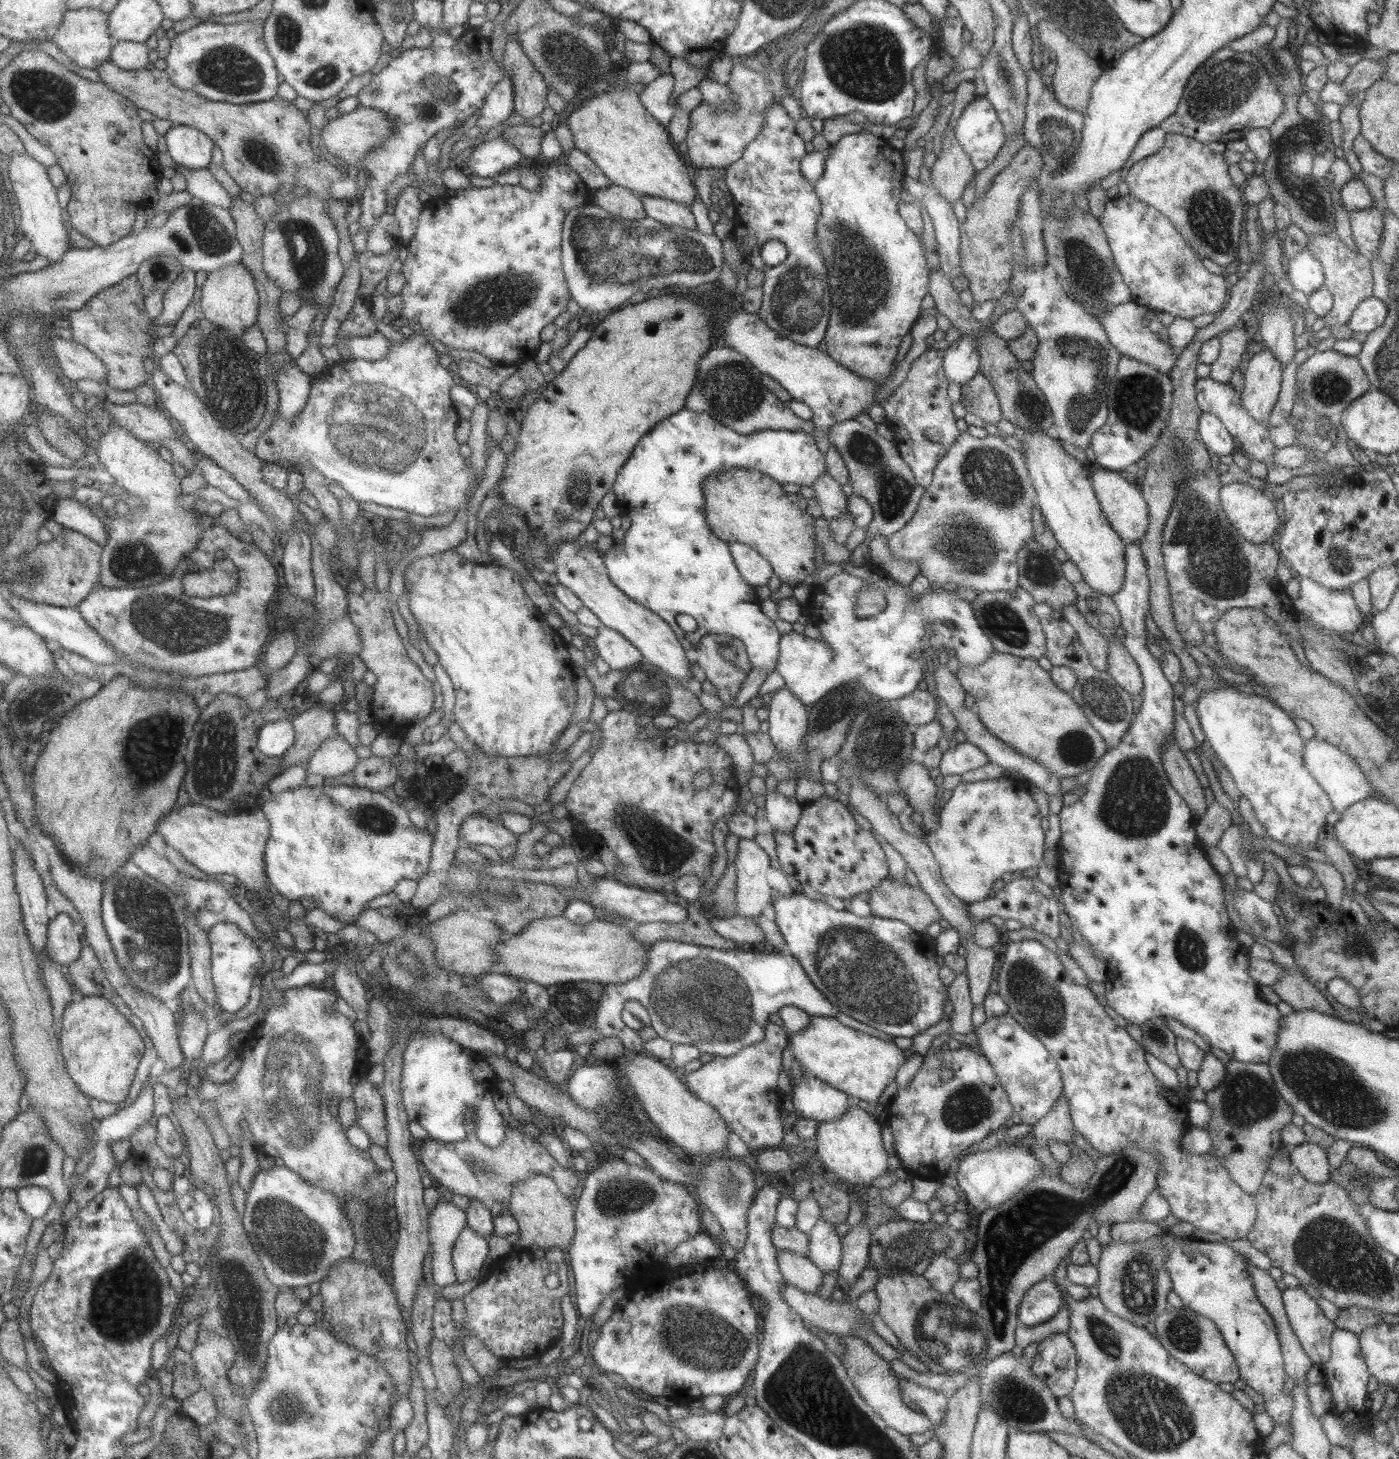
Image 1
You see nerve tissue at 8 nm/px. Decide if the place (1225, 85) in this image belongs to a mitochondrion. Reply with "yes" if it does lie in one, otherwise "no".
yes

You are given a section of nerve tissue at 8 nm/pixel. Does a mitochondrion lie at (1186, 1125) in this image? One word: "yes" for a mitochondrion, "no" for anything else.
no

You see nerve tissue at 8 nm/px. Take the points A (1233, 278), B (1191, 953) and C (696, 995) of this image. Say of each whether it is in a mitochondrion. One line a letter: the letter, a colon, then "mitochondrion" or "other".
A: other
B: mitochondrion
C: mitochondrion

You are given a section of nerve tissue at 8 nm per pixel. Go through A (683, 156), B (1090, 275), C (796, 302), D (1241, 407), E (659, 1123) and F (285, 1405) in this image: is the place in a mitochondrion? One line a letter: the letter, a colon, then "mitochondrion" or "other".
A: other
B: mitochondrion
C: mitochondrion
D: other
E: other
F: mitochondrion

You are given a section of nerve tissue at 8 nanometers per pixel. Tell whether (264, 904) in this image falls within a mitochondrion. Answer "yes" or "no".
no

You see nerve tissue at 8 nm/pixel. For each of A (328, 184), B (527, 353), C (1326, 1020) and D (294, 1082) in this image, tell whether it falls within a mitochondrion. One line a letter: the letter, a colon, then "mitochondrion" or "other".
A: other
B: other
C: other
D: mitochondrion

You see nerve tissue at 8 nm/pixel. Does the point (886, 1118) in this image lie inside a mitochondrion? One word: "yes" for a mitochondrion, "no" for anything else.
no

